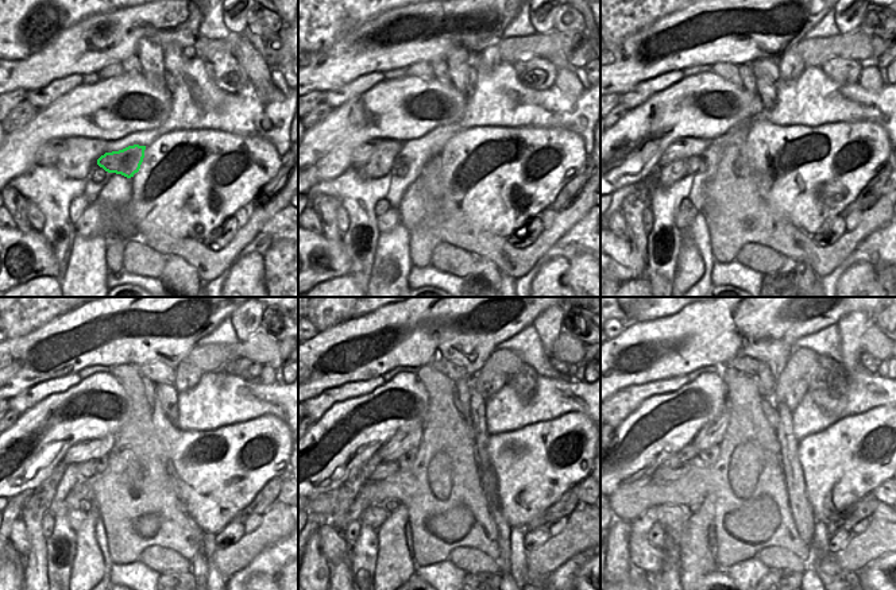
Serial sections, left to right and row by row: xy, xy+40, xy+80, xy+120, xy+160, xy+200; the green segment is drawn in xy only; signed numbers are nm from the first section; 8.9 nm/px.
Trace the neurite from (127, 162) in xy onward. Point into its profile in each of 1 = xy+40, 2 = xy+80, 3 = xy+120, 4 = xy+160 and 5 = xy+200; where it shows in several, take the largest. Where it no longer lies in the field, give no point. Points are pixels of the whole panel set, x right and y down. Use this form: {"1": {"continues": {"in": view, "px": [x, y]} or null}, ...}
{"1": {"continues": {"in": "xy+40", "px": [402, 159]}}, "2": {"continues": {"in": "xy+80", "px": [694, 162]}}, "3": {"continues": {"in": "xy+120", "px": [87, 470]}}, "4": {"continues": {"in": "xy+160", "px": [385, 469]}}, "5": {"continues": {"in": "xy+200", "px": [663, 473]}}}

